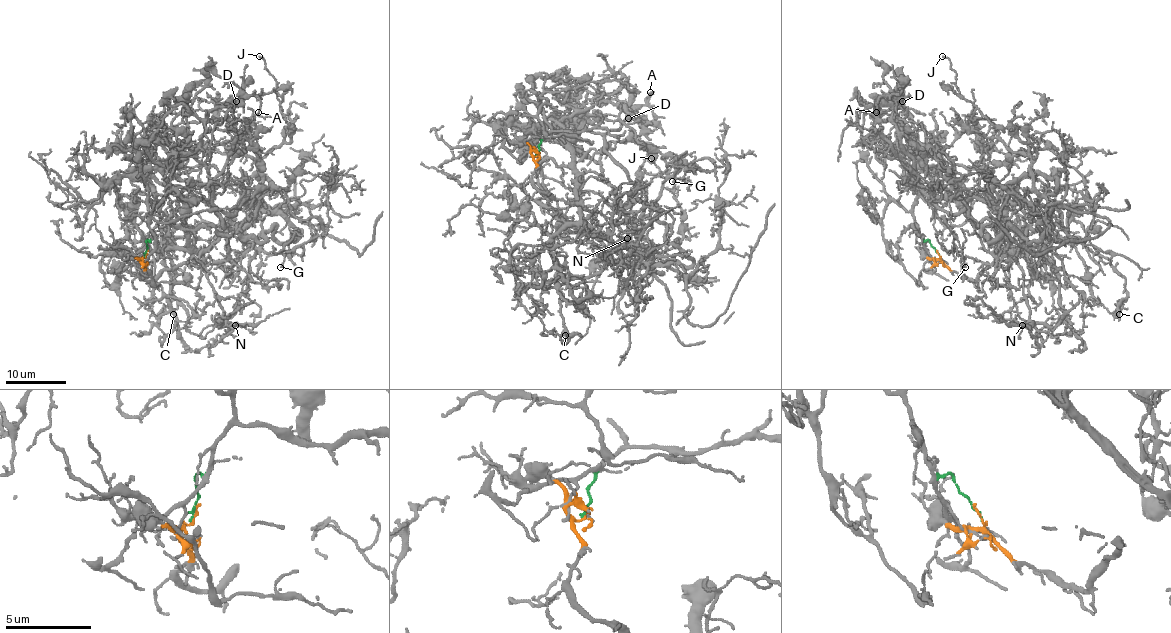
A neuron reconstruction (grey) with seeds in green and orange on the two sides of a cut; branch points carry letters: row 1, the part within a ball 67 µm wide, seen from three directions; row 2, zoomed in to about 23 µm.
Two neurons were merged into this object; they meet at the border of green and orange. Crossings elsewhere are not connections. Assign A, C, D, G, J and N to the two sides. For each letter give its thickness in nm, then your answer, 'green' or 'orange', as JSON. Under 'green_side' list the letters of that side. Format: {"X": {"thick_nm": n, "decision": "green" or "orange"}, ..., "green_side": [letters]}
{"A": {"thick_nm": 110, "decision": "green"}, "C": {"thick_nm": 110, "decision": "green"}, "D": {"thick_nm": 140, "decision": "green"}, "G": {"thick_nm": 130, "decision": "orange"}, "J": {"thick_nm": 110, "decision": "orange"}, "N": {"thick_nm": 130, "decision": "green"}, "green_side": ["A", "C", "D", "N"]}

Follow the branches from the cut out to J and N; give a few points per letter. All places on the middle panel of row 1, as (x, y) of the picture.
J: (537, 155), (540, 191), (630, 222), (649, 251), (661, 252), (682, 237), (682, 210), (675, 182), (651, 158)
N: (537, 153), (543, 137), (552, 129), (572, 155), (579, 215), (599, 239), (606, 239), (615, 245), (627, 239)

